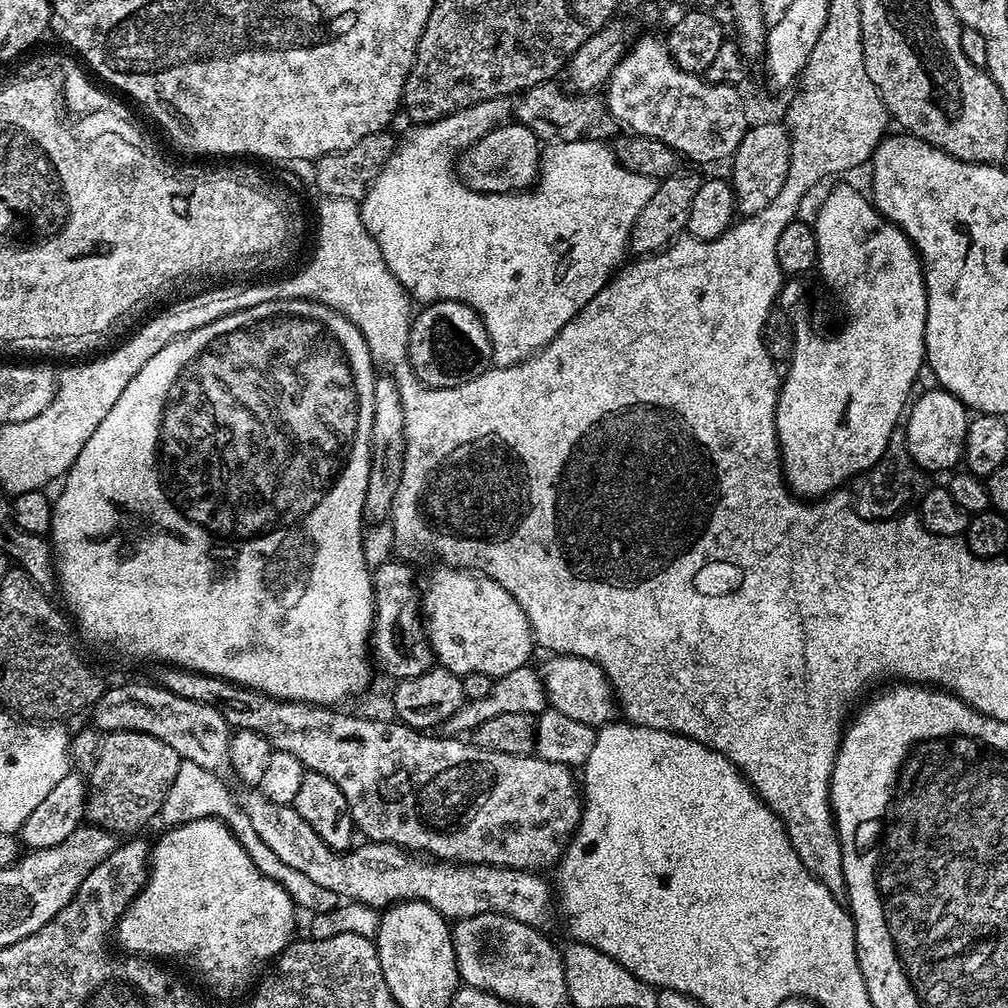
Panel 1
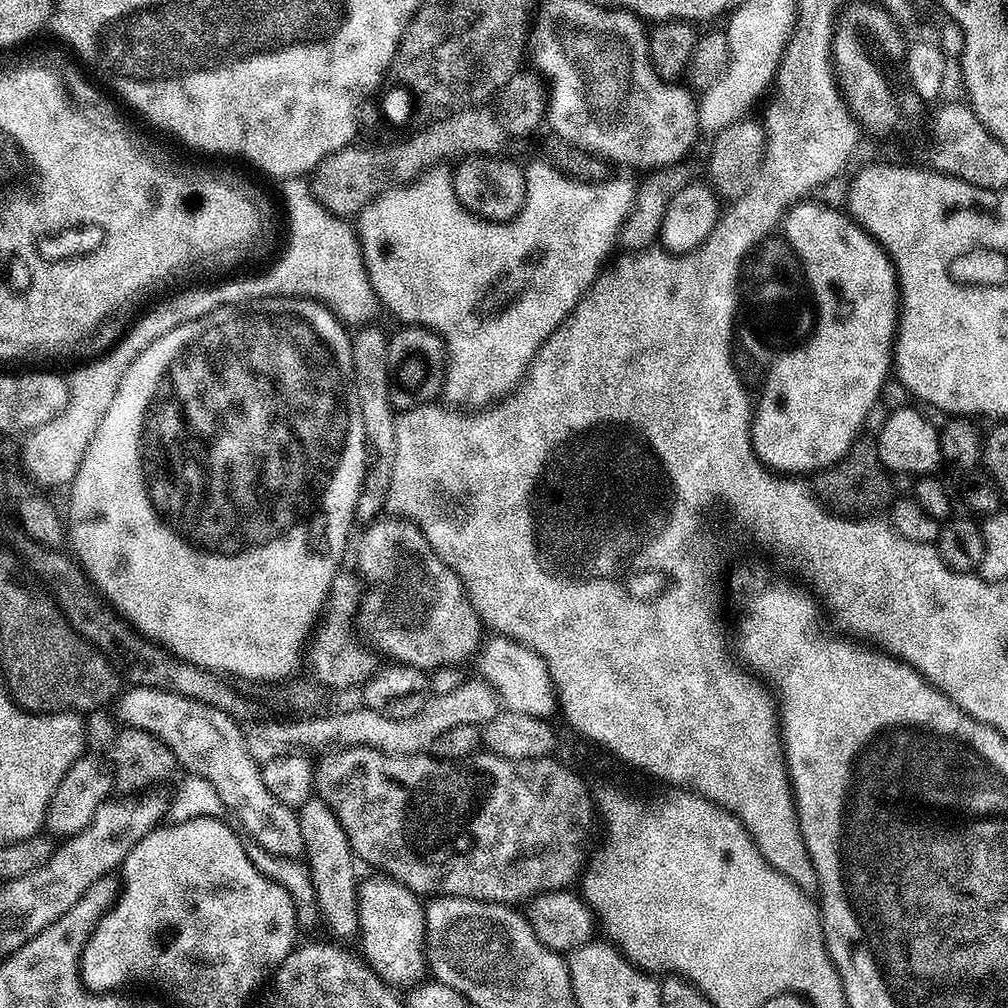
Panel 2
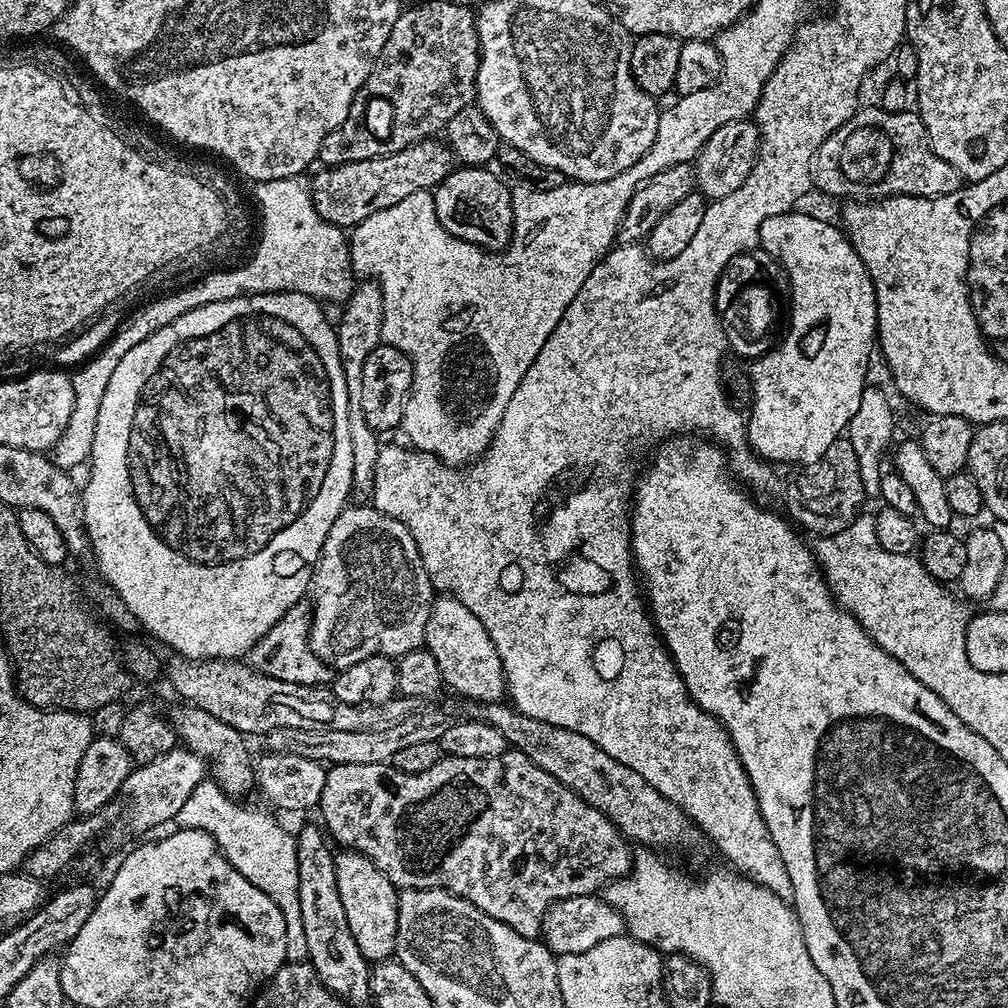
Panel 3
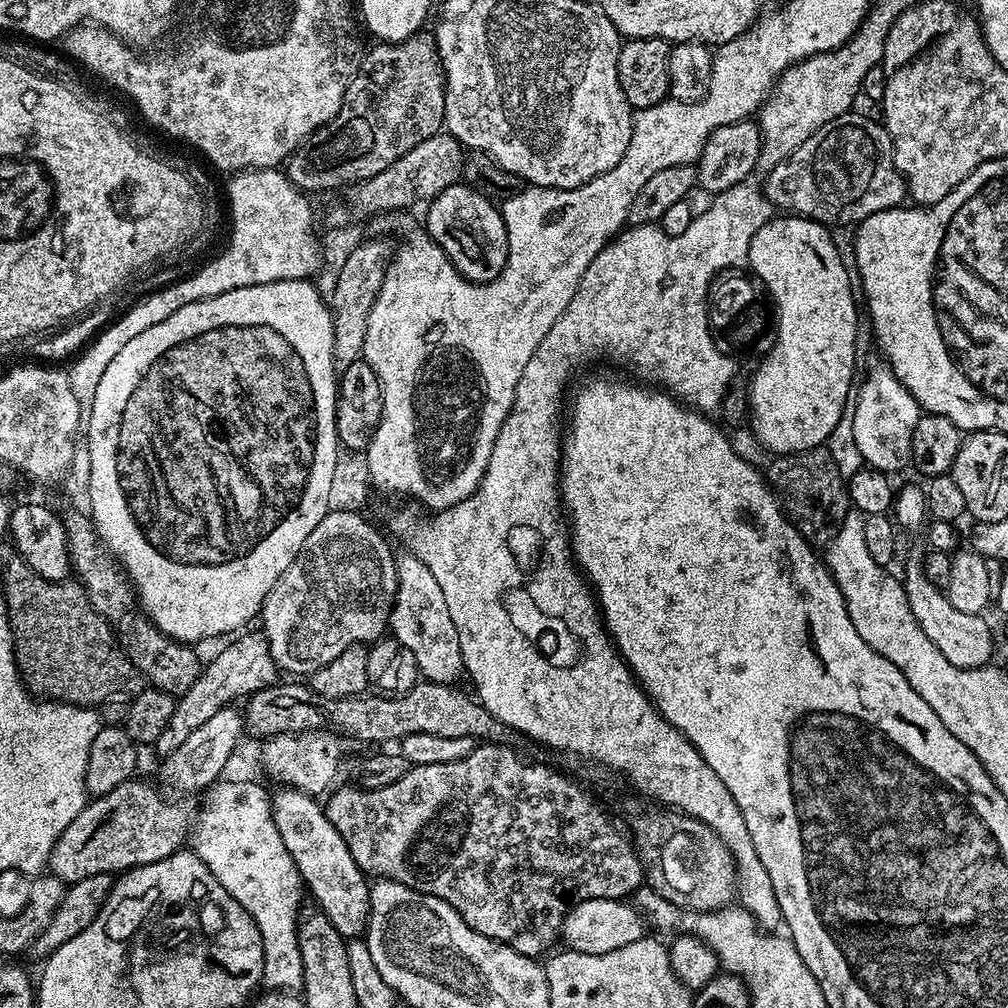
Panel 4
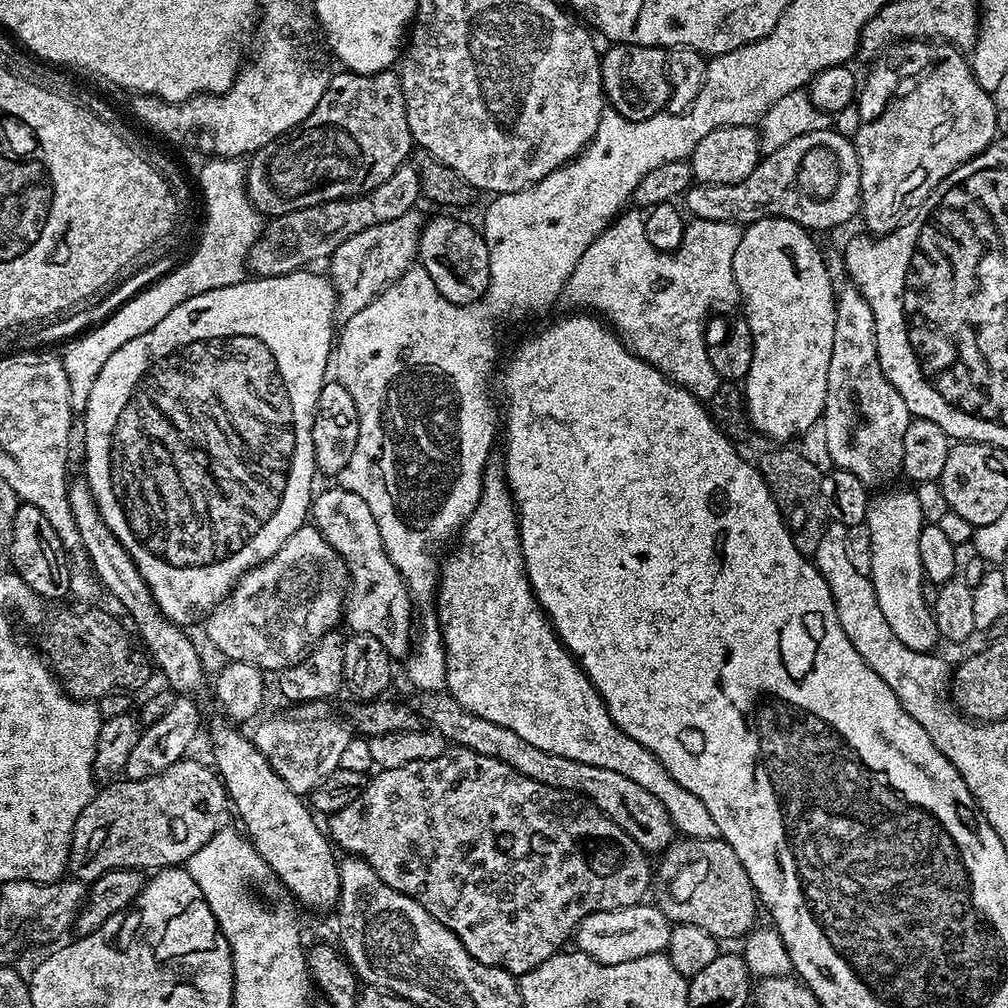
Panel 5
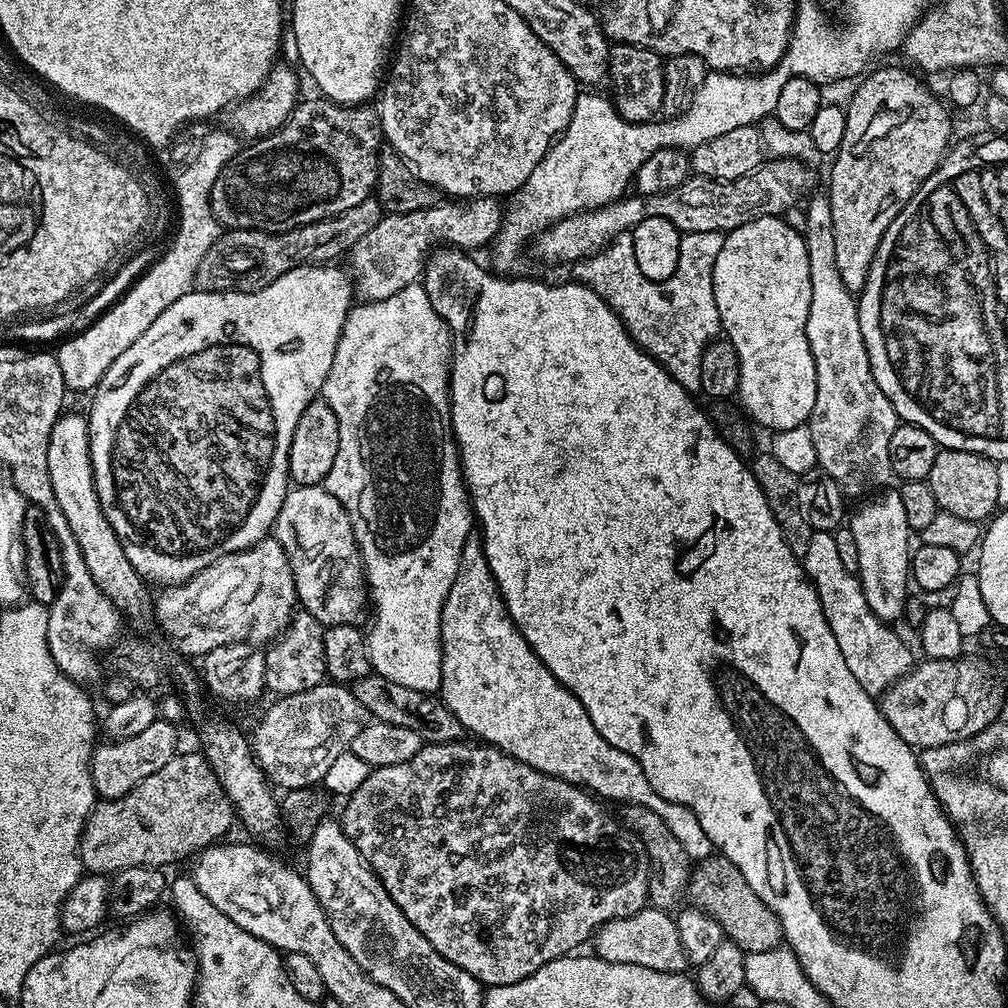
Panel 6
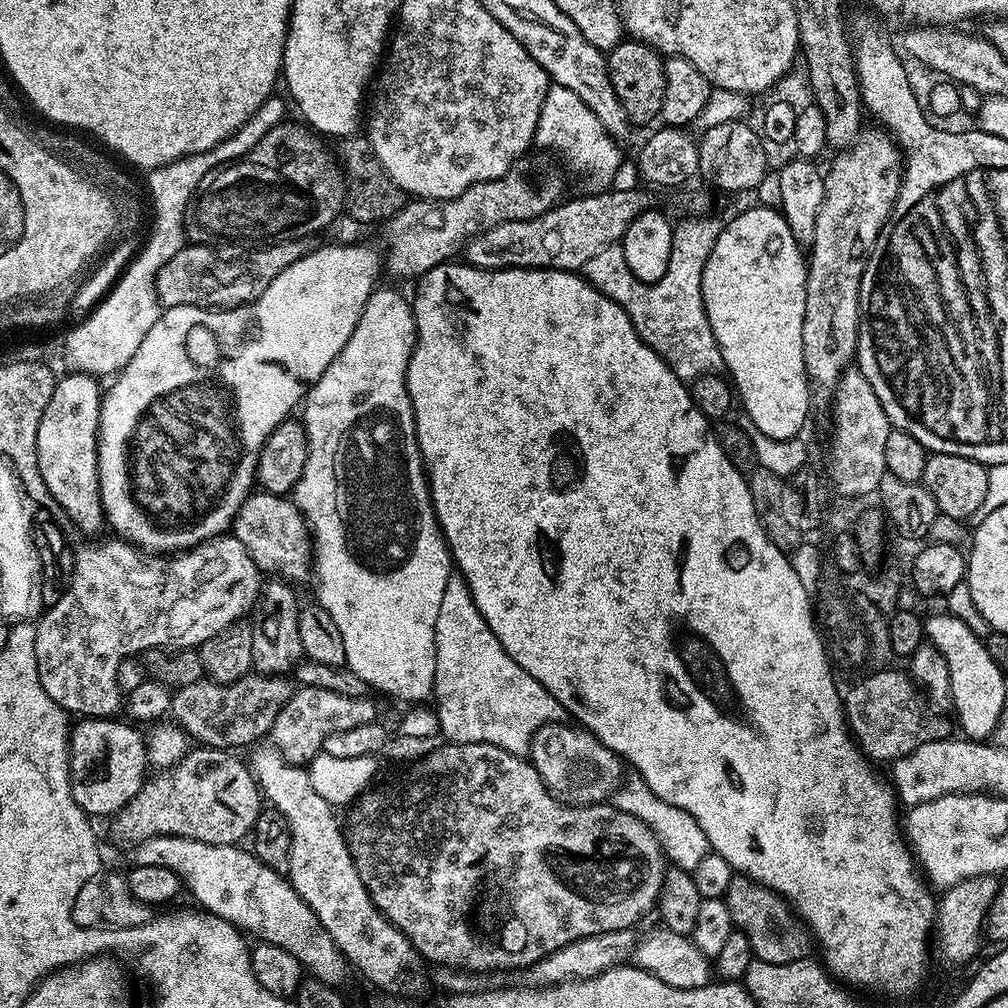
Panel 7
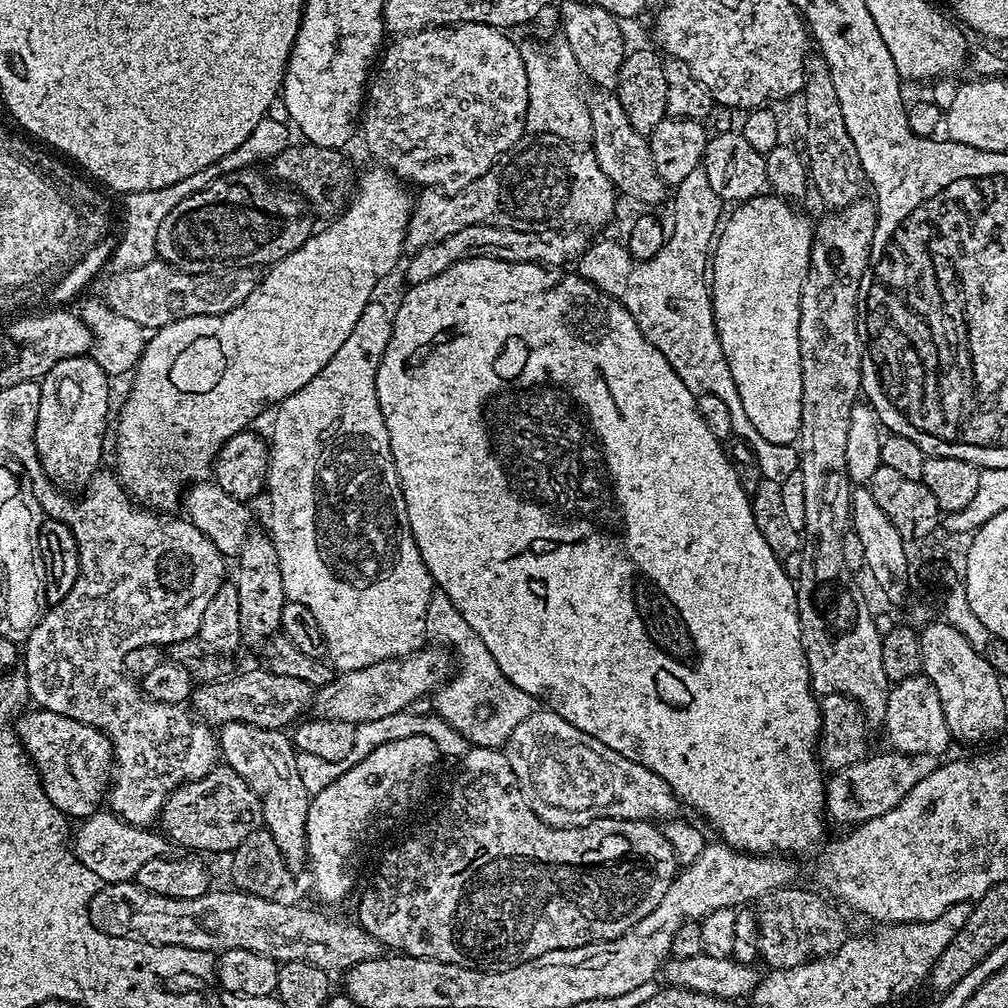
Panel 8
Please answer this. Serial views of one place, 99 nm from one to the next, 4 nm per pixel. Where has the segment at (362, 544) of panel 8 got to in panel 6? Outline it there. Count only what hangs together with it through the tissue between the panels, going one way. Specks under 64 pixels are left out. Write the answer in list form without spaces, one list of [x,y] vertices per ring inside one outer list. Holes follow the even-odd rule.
[[[417,282],[406,286],[402,290],[398,290],[398,294],[394,294],[390,298],[382,298],[381,300],[369,300],[367,302],[360,302],[353,307],[352,311],[348,313],[346,322],[340,331],[338,338],[338,346],[334,350],[334,362],[330,366],[330,374],[326,374],[326,382],[324,383],[324,391],[322,393],[323,399],[328,401],[330,410],[336,416],[338,422],[338,450],[334,458],[334,464],[328,472],[326,487],[328,492],[337,497],[345,506],[351,505],[351,500],[356,500],[363,494],[364,488],[368,488],[368,528],[372,531],[372,545],[368,548],[368,557],[363,557],[363,575],[366,577],[367,587],[370,589],[370,604],[373,608],[376,607],[376,621],[372,624],[372,629],[366,632],[366,643],[368,645],[368,656],[438,656],[442,658],[444,651],[442,646],[436,648],[436,640],[440,637],[440,623],[442,622],[442,606],[446,602],[446,598],[450,594],[450,586],[454,586],[454,578],[460,569],[460,559],[464,553],[465,544],[469,543],[471,532],[474,532],[474,513],[472,511],[471,503],[468,499],[464,477],[461,473],[458,463],[458,452],[454,447],[453,441],[446,435],[446,416],[445,413],[450,408],[450,361],[452,359],[452,337],[448,334],[448,327],[436,307],[430,306],[431,295],[424,289],[423,283]]]

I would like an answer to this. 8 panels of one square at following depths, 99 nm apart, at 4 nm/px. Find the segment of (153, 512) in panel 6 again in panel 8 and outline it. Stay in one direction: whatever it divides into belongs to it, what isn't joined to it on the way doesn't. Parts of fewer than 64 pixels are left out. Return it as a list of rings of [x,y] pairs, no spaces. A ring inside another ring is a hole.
[[[383,166],[372,167],[376,168],[362,173],[361,176],[359,173],[358,183],[355,185],[350,199],[343,205],[339,215],[333,219],[337,220],[333,224],[326,225],[321,232],[320,229],[313,231],[312,235],[308,237],[308,241],[302,246],[298,246],[298,250],[294,250],[289,256],[279,260],[277,264],[271,265],[265,271],[268,273],[265,276],[263,273],[259,277],[256,289],[252,291],[250,298],[246,298],[246,302],[242,302],[234,310],[223,312],[220,316],[191,316],[182,318],[178,322],[170,322],[165,328],[155,329],[147,337],[144,352],[140,355],[140,361],[137,362],[134,375],[131,377],[131,379],[133,378],[132,389],[129,390],[128,397],[125,398],[124,405],[120,408],[120,421],[117,424],[115,421],[114,424],[114,432],[116,428],[114,471],[120,480],[120,485],[127,490],[128,495],[137,505],[155,510],[160,514],[171,513],[173,511],[171,508],[179,502],[180,495],[182,495],[182,500],[189,486],[207,481],[213,475],[216,458],[227,440],[234,438],[239,432],[245,431],[251,425],[248,423],[263,408],[270,407],[269,409],[271,409],[273,406],[279,405],[280,401],[285,400],[290,394],[302,390],[302,386],[306,386],[306,382],[310,382],[310,378],[314,378],[314,374],[318,374],[322,370],[322,366],[326,366],[326,362],[330,362],[330,358],[334,358],[334,354],[338,354],[342,342],[346,342],[346,338],[350,338],[350,330],[354,330],[354,326],[358,326],[358,318],[362,318],[362,310],[366,310],[366,306],[373,303],[372,291],[379,286],[380,280],[386,279],[395,270],[400,255],[402,255],[401,260],[405,255],[404,239],[412,217],[414,203],[413,193],[408,193],[410,188],[407,183],[402,182],[400,177],[395,176]]]

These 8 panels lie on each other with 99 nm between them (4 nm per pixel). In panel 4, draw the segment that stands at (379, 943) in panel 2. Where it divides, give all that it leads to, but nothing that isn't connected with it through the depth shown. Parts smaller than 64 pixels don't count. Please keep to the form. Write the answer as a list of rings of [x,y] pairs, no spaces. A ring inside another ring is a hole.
[[[281,787],[280,792],[271,793],[272,821],[282,834],[282,846],[294,860],[303,887],[308,892],[316,907],[321,908],[330,918],[330,926],[338,930],[345,938],[356,938],[365,931],[368,923],[368,890],[369,877],[354,862],[342,834],[334,830],[328,820],[328,813],[323,807],[315,804],[313,797],[297,788]]]

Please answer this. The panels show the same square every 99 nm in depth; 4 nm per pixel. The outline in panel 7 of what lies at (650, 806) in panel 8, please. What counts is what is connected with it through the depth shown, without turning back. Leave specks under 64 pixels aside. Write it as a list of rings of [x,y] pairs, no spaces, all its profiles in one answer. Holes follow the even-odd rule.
[[[568,722],[547,724],[532,735],[530,763],[549,792],[564,804],[573,806],[605,803],[613,795],[615,780],[622,769],[620,757],[614,755],[600,739]]]

